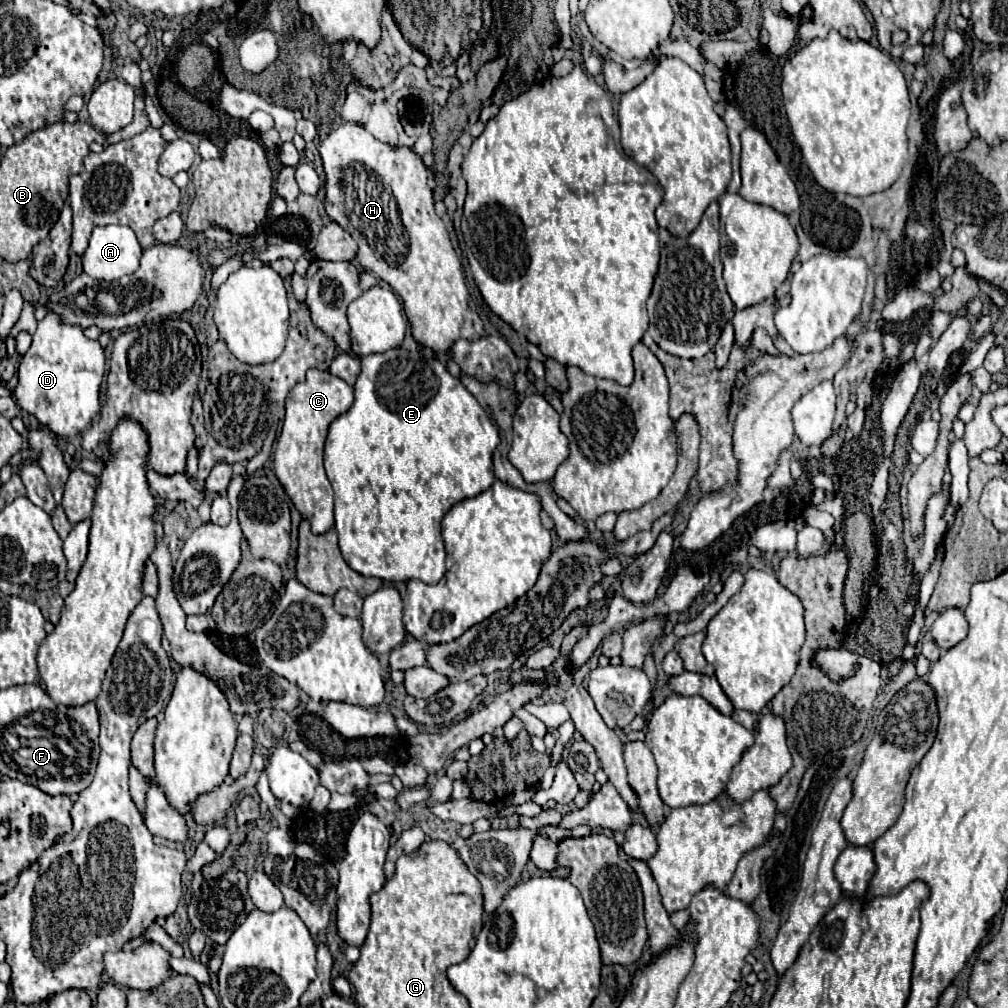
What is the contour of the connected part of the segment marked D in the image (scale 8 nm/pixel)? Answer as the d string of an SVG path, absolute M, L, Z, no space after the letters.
M47 313L33 335L29 351L19 363L15 403L37 417L57 437L71 439L83 433L99 413L99 385L105 371L105 353L97 341L83 335L81 327L63 325L55 313Z

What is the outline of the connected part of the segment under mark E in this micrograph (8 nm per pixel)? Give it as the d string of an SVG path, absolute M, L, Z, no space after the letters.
M403 347L391 349L381 355L365 355L361 357L361 373L357 377L355 389L355 401L351 409L343 415L339 415L331 427L325 441L325 471L333 485L334 491L334 528L339 533L339 547L345 557L345 561L361 575L365 577L379 577L383 581L409 581L409 579L421 579L423 583L435 585L445 575L445 547L441 539L441 519L443 515L461 499L475 497L496 480L493 471L493 451L499 445L499 435L483 407L477 403L477 399L463 387L461 379L453 377L447 367L437 361L435 357L427 359L421 351L407 351Z

